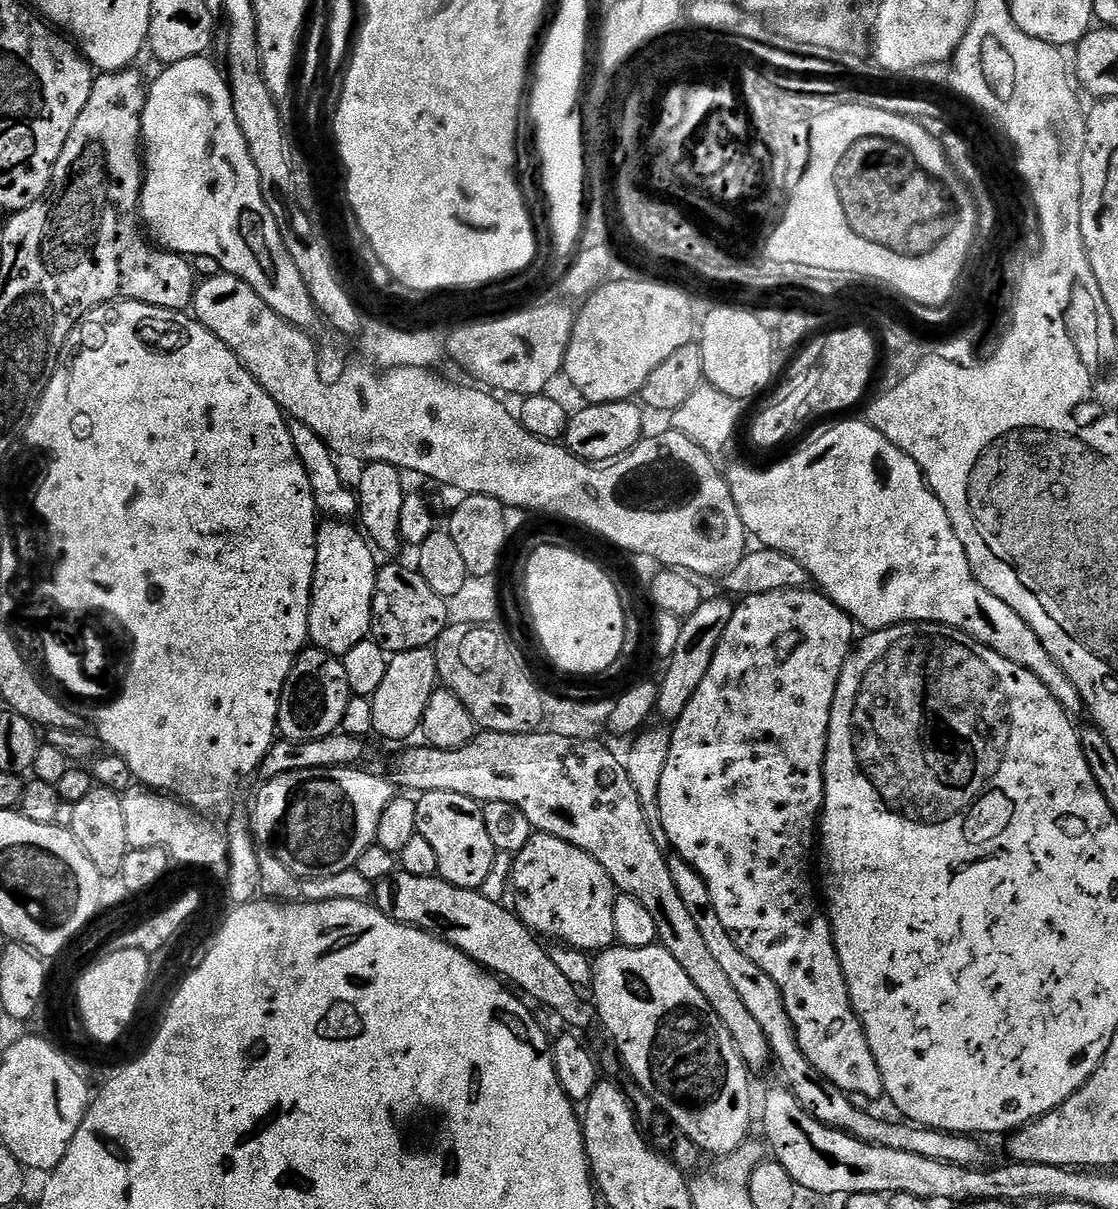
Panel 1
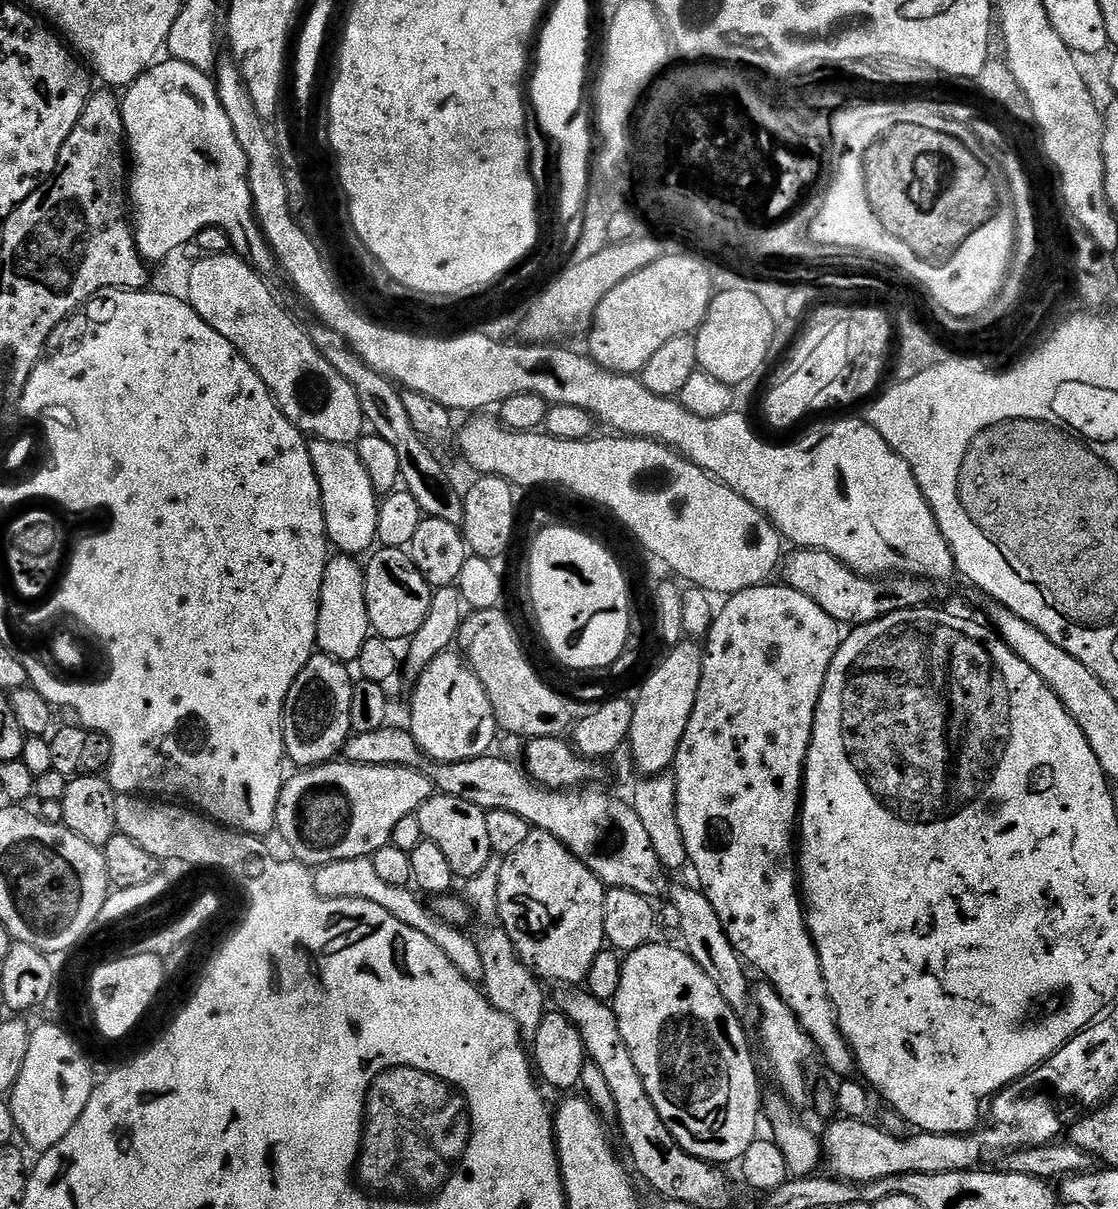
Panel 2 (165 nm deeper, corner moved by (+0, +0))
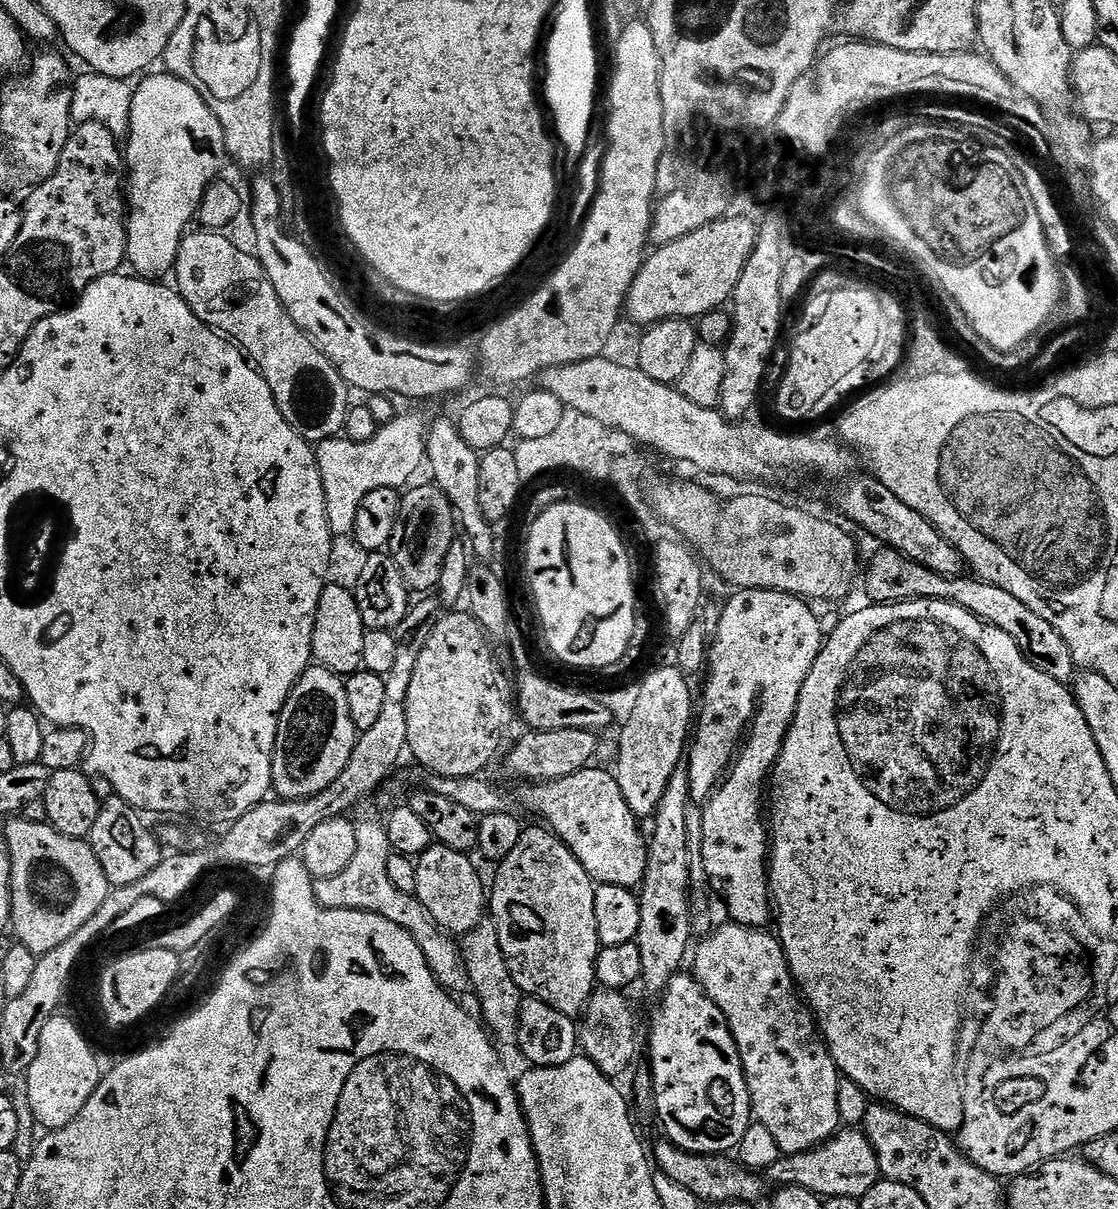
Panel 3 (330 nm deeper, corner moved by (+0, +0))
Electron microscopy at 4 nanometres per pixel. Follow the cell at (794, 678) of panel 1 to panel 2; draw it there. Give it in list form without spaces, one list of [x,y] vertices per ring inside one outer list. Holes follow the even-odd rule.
[[[765,582],[759,584],[756,588],[747,588],[741,592],[734,593],[733,596],[727,597],[723,601],[722,607],[717,611],[716,620],[712,623],[712,628],[708,631],[706,637],[706,647],[703,649],[704,665],[702,666],[702,682],[698,686],[698,698],[694,698],[694,710],[690,714],[690,722],[686,722],[686,734],[682,734],[682,742],[678,746],[678,754],[676,755],[676,763],[674,765],[674,777],[677,784],[677,816],[678,816],[678,829],[681,830],[682,842],[685,843],[686,850],[688,851],[688,864],[690,868],[696,871],[696,876],[699,887],[702,889],[704,896],[710,898],[710,906],[714,906],[715,912],[718,914],[719,920],[722,922],[722,930],[726,930],[726,938],[730,938],[730,942],[734,946],[734,950],[739,954],[740,959],[747,962],[753,969],[757,968],[761,972],[763,979],[771,984],[776,989],[776,993],[781,996],[786,1002],[786,1006],[790,1006],[790,1010],[798,1018],[798,1022],[805,1030],[808,1031],[808,1037],[816,1044],[819,1055],[824,1056],[824,1060],[837,1072],[837,1077],[848,1078],[857,1071],[856,1059],[852,1056],[852,1048],[846,1042],[846,1038],[842,1034],[842,1030],[836,1021],[836,1011],[832,1005],[832,999],[828,997],[826,990],[826,978],[822,978],[822,962],[818,958],[818,950],[812,941],[812,935],[808,929],[808,917],[804,914],[804,906],[802,903],[802,893],[798,887],[798,840],[794,833],[798,828],[798,817],[800,814],[800,802],[804,795],[804,763],[808,757],[810,750],[810,738],[814,730],[814,718],[818,710],[818,698],[822,694],[822,686],[826,682],[826,674],[830,670],[830,662],[834,662],[834,654],[838,654],[840,649],[840,642],[842,639],[842,625],[839,624],[834,618],[830,618],[830,614],[826,614],[826,610],[822,610],[822,606],[818,606],[815,602],[810,602],[810,598],[806,598],[806,594],[798,594],[798,590],[785,586],[780,582]]]

